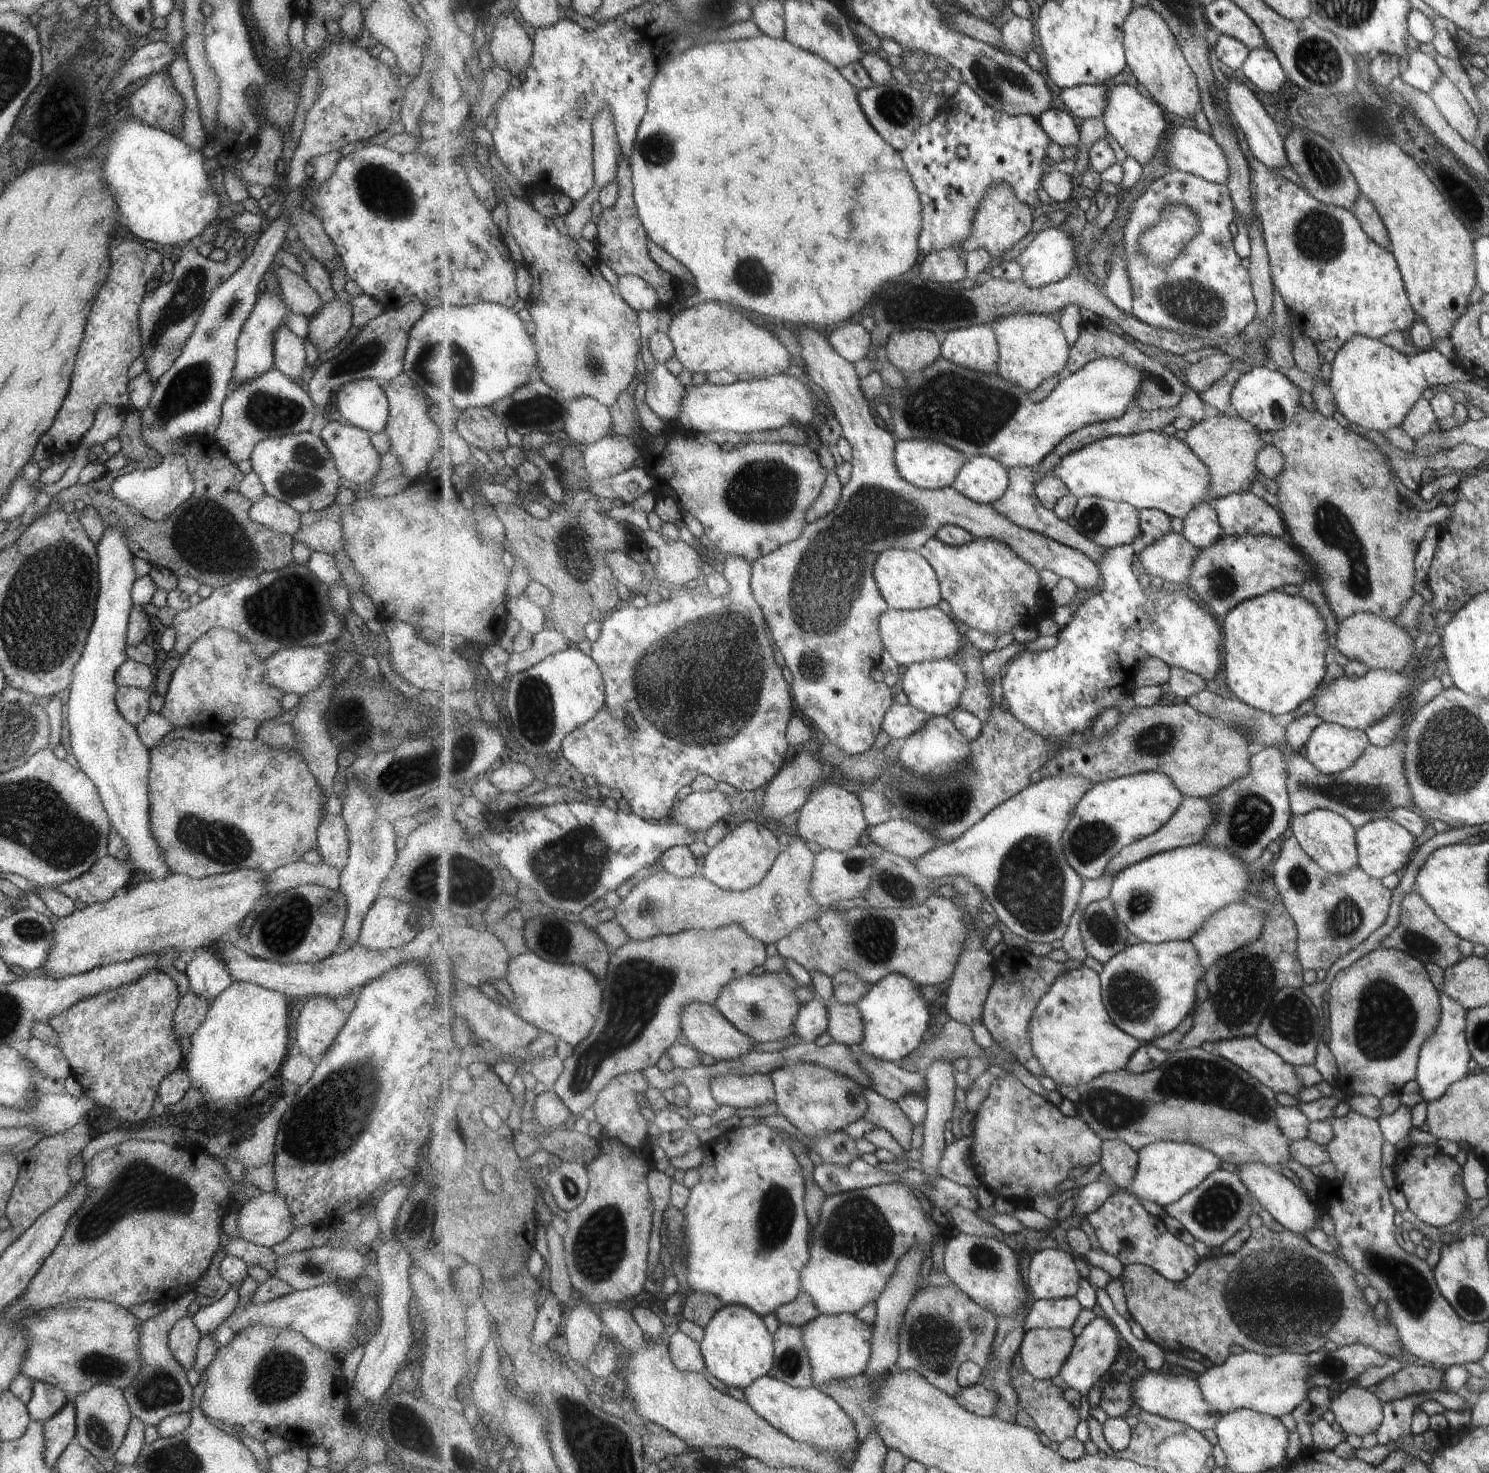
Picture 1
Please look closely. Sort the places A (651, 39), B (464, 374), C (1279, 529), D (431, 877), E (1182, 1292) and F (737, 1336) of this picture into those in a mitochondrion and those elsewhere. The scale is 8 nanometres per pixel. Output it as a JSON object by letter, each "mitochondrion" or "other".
{"A":"other","B":"mitochondrion","C":"other","D":"mitochondrion","E":"other","F":"other"}

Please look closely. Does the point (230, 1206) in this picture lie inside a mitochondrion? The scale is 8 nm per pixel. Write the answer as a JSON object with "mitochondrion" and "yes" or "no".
{"mitochondrion":"no"}

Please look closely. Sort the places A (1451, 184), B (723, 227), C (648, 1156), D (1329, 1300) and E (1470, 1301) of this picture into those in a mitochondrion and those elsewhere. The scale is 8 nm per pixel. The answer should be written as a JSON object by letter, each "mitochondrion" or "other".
{"A":"other","B":"other","C":"other","D":"mitochondrion","E":"mitochondrion"}

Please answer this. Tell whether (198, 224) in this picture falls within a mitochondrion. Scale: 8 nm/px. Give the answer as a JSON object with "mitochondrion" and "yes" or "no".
{"mitochondrion":"no"}

